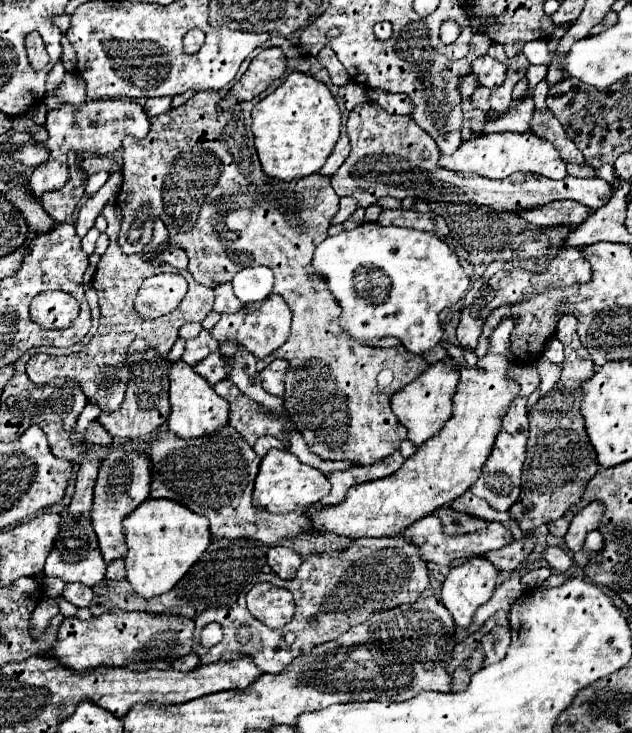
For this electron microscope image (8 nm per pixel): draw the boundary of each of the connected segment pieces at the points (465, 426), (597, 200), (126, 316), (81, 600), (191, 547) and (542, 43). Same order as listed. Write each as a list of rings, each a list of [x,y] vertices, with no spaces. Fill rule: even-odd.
[[[503,318],[491,332],[489,338],[489,348],[483,358],[475,366],[463,366],[457,364],[457,370],[461,372],[459,388],[457,394],[453,396],[453,416],[447,420],[447,424],[431,436],[423,446],[417,448],[413,456],[409,456],[403,466],[393,472],[387,478],[379,480],[369,480],[357,486],[351,486],[347,492],[347,498],[341,504],[335,506],[319,506],[311,514],[311,530],[317,534],[337,534],[337,536],[347,536],[347,538],[361,538],[361,536],[395,536],[401,534],[405,528],[409,528],[413,522],[419,518],[431,514],[439,506],[445,506],[459,498],[471,484],[481,476],[481,468],[489,458],[489,452],[495,444],[495,436],[501,430],[501,418],[505,416],[505,410],[511,406],[513,398],[517,396],[517,382],[507,376],[507,370],[511,362],[515,362],[513,352],[511,352],[511,332],[515,330],[517,318]]]
[[[373,100],[353,108],[347,118],[347,134],[351,140],[351,154],[343,162],[343,166],[331,176],[333,188],[339,196],[355,196],[357,210],[345,224],[331,224],[329,236],[339,234],[343,230],[357,228],[365,222],[367,206],[375,204],[383,196],[393,198],[421,198],[425,202],[453,202],[453,204],[479,204],[489,206],[499,212],[519,212],[531,210],[537,206],[545,206],[555,200],[575,200],[585,206],[601,208],[611,198],[611,184],[603,178],[575,178],[565,176],[563,180],[549,180],[537,174],[511,174],[503,180],[489,180],[477,174],[459,174],[445,170],[437,164],[437,144],[425,134],[411,116],[395,116],[385,112]]]
[[[107,202],[107,206],[103,208],[103,216],[107,220],[107,236],[109,236],[109,248],[107,252],[101,256],[101,262],[97,264],[97,272],[93,276],[91,286],[97,290],[99,296],[99,306],[101,306],[101,324],[95,332],[95,336],[91,338],[89,344],[83,346],[81,352],[77,354],[67,354],[67,356],[49,356],[49,354],[35,354],[29,358],[27,362],[27,374],[35,384],[47,384],[49,380],[53,380],[55,376],[69,376],[71,380],[77,380],[85,392],[85,396],[89,398],[89,402],[97,404],[101,410],[113,412],[121,406],[123,396],[125,396],[125,388],[127,388],[127,378],[129,378],[129,368],[125,362],[125,352],[131,346],[131,342],[135,338],[145,338],[149,346],[153,346],[159,354],[167,354],[173,346],[173,342],[177,340],[177,330],[187,324],[187,322],[203,322],[203,318],[213,310],[213,288],[197,284],[193,280],[193,276],[188,270],[177,270],[169,264],[152,265],[161,252],[165,250],[169,244],[169,232],[165,228],[165,224],[159,220],[155,224],[153,230],[153,238],[142,253],[133,254],[133,256],[125,256],[119,252],[119,244],[117,244],[117,234],[119,234],[119,226],[121,226],[121,210],[113,204]],[[146,252],[154,252],[149,260],[143,260]],[[174,272],[185,276],[185,280],[189,282],[189,290],[183,298],[183,302],[177,306],[177,310],[161,316],[161,318],[141,318],[139,312],[135,310],[135,296],[143,284],[145,278],[155,276],[161,273]]]
[[[65,584],[63,598],[65,598],[67,602],[71,602],[73,606],[81,608],[81,606],[89,606],[89,604],[91,604],[93,592],[91,592],[91,588],[85,586],[85,584]]]
[[[147,498],[143,504],[139,504],[129,516],[123,518],[123,532],[127,542],[127,580],[143,598],[169,592],[211,542],[209,520],[167,498]]]
[[[543,38],[525,44],[523,54],[527,56],[527,60],[531,64],[547,64],[547,66],[551,66],[551,62],[553,62],[553,52],[549,50],[547,40],[543,40]]]

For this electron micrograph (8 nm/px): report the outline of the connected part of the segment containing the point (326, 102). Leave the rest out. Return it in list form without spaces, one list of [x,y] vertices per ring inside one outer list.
[[[293,72],[253,108],[251,132],[263,172],[281,180],[299,180],[319,172],[329,158],[341,128],[339,106],[329,88],[309,74]]]

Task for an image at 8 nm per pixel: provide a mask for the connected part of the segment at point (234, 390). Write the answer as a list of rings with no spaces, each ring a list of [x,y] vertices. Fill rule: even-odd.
[[[221,380],[213,386],[213,390],[225,398],[231,404],[229,410],[229,424],[253,446],[257,438],[261,436],[275,436],[285,438],[283,422],[269,414],[253,400],[249,400],[235,384],[229,384],[229,380]]]

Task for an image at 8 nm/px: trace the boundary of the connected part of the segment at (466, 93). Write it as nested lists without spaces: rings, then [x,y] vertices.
[[[471,74],[461,76],[461,80],[459,80],[459,94],[461,94],[461,98],[469,98],[473,94],[475,86],[479,86],[479,84],[477,84],[477,80]]]

